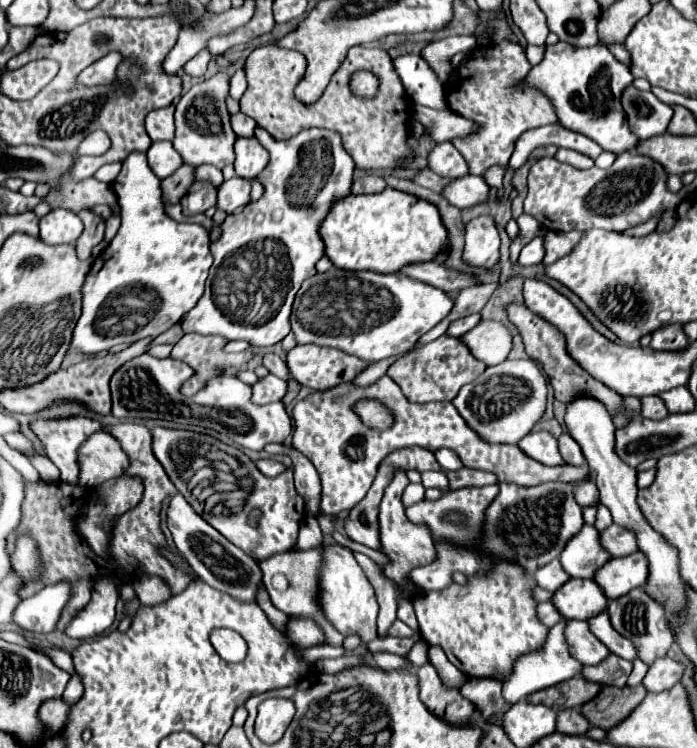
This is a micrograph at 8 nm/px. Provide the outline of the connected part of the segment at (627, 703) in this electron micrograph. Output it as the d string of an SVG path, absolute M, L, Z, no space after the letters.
M638 684L634 688L624 686L604 686L602 692L588 704L584 704L580 710L588 718L592 726L598 726L602 730L614 728L618 722L630 716L630 712L646 698L648 690Z

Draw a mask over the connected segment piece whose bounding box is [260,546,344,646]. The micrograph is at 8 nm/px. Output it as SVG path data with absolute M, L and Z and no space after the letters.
M323 546L315 549L306 550L306 552L284 552L284 554L274 554L272 558L264 560L260 564L260 570L264 574L264 586L272 598L272 604L282 610L288 616L310 616L310 618L318 618L320 626L328 638L328 644L332 646L340 646L344 636L332 628L330 620L324 616L318 602L318 575L323 561Z

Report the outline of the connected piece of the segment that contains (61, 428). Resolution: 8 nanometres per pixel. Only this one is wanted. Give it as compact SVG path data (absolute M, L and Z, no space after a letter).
M68 418L68 420L36 420L32 430L42 440L48 458L58 466L60 480L68 484L78 482L78 448L80 444L100 430L96 420Z

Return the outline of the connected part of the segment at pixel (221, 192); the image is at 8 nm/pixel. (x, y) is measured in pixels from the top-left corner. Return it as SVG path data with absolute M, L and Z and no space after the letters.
M230 178L222 182L218 188L218 208L226 210L228 214L240 206L250 202L250 182L244 178Z

